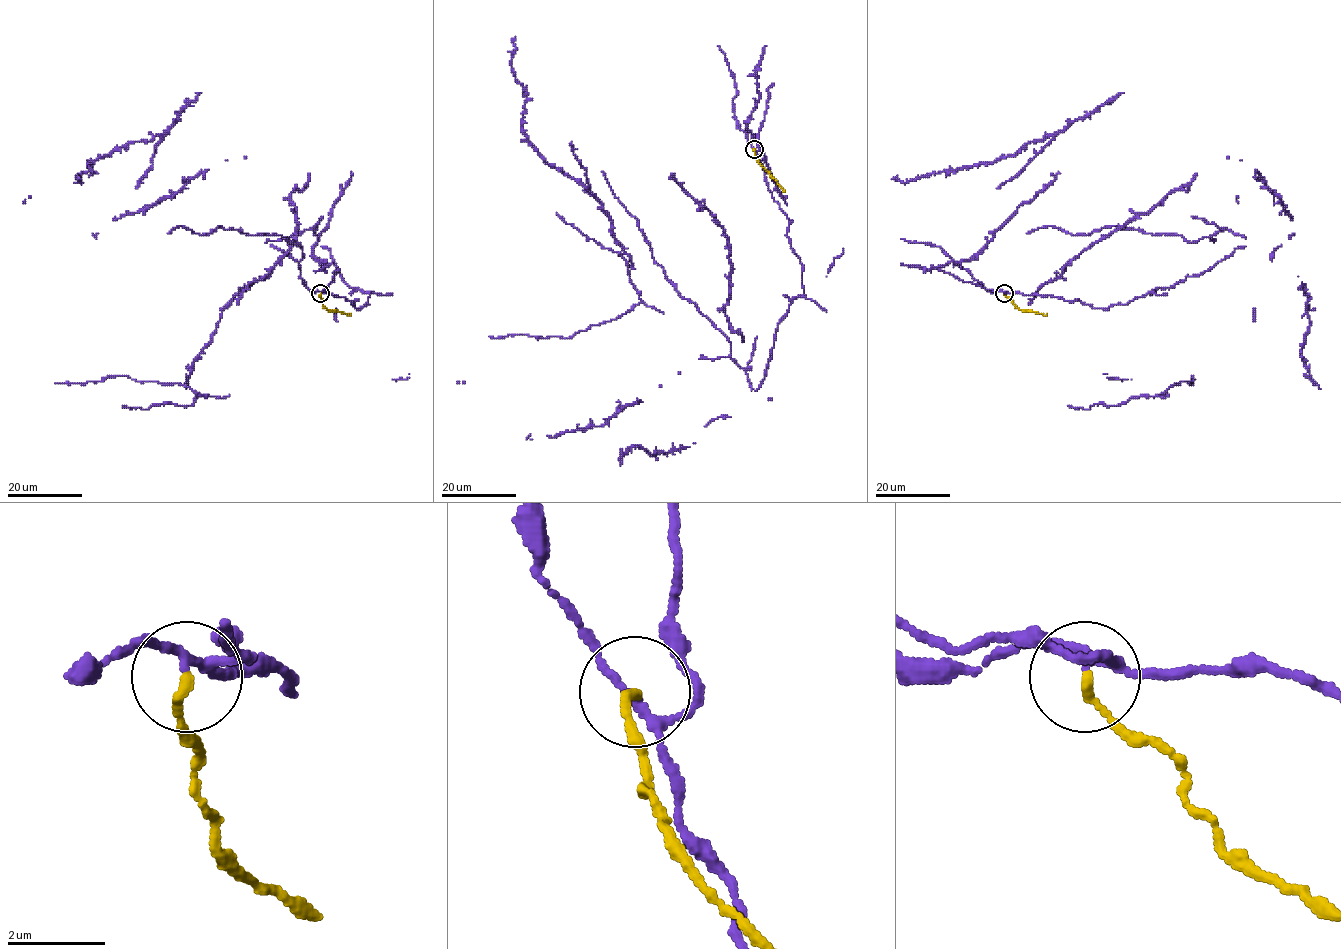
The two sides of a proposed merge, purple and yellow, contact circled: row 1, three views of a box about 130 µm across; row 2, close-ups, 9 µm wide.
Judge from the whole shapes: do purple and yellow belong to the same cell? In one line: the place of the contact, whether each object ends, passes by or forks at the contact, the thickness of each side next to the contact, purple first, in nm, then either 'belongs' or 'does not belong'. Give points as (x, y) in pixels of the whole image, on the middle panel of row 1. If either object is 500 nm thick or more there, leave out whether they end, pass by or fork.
(754, 149) | purple forks | yellow ends | 140/190 nm | does not belong

